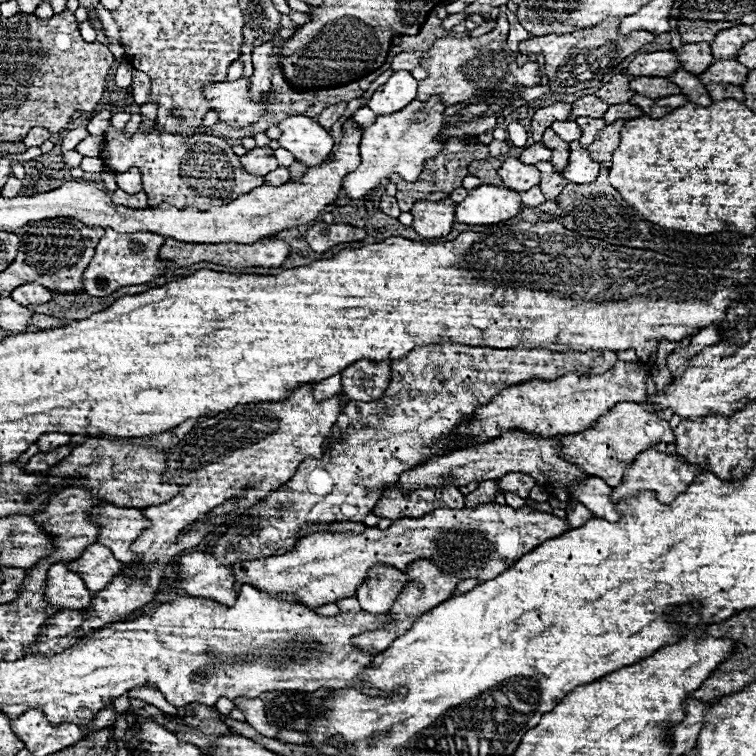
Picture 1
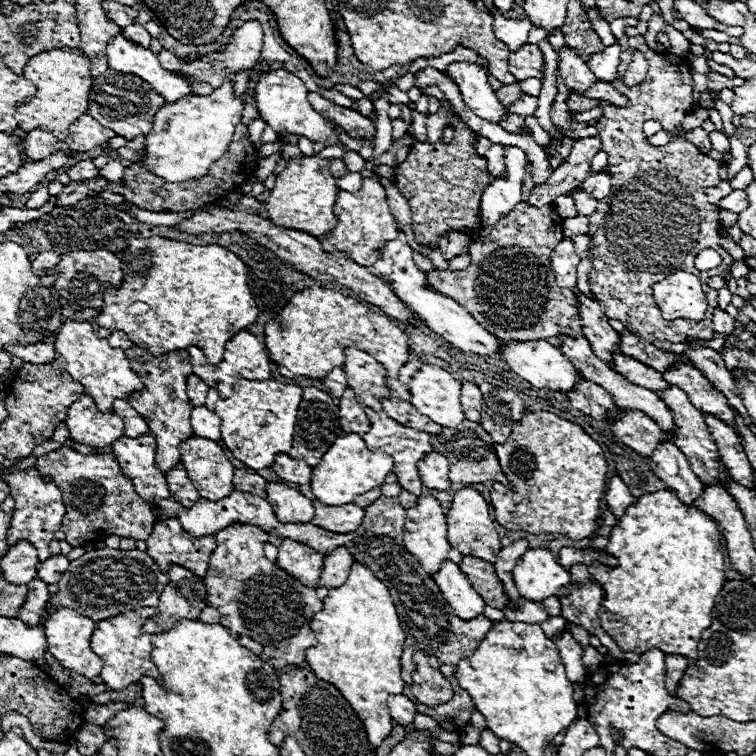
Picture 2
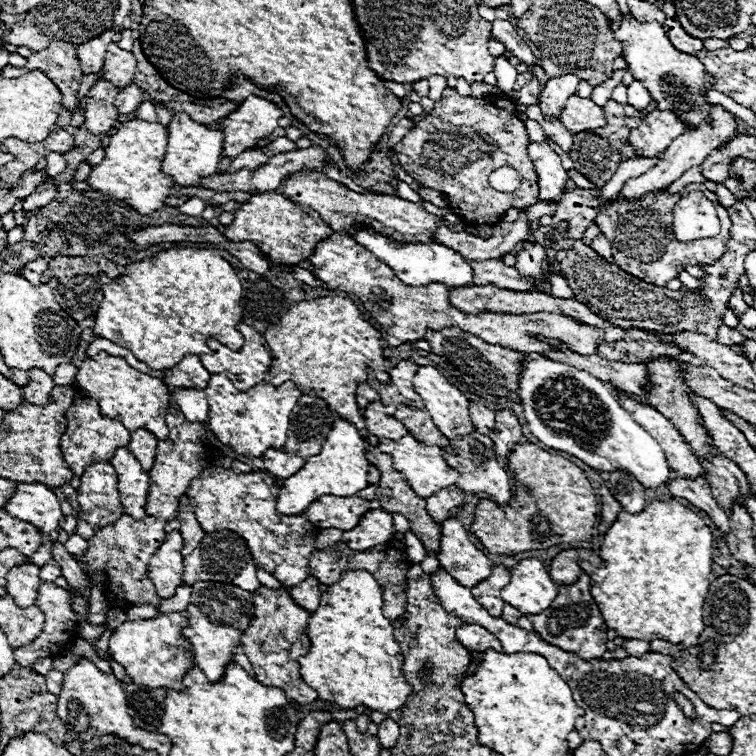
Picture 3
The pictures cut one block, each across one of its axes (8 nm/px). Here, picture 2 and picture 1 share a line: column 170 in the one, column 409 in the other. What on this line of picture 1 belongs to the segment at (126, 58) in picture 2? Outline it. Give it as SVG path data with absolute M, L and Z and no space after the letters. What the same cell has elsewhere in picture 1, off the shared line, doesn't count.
M406 70L394 72L390 76L390 80L374 92L374 96L368 102L368 108L376 116L398 112L414 100L416 86L418 86L418 82L412 78L410 72L406 72Z

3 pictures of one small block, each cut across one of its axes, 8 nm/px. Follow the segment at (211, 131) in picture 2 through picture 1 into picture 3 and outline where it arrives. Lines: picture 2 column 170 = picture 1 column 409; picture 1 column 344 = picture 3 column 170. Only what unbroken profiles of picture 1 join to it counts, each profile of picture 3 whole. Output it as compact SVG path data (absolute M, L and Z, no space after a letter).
M138 118L122 122L116 134L110 138L110 144L106 146L104 160L98 166L94 166L86 182L94 190L104 192L106 196L126 202L144 216L156 212L158 208L164 206L164 200L170 196L174 188L172 178L164 174L160 168L166 148L166 136L168 136L166 126L158 122L144 122Z

